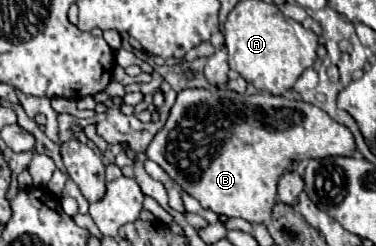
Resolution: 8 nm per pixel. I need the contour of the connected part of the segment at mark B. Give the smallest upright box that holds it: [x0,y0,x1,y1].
[146,90,356,224]

